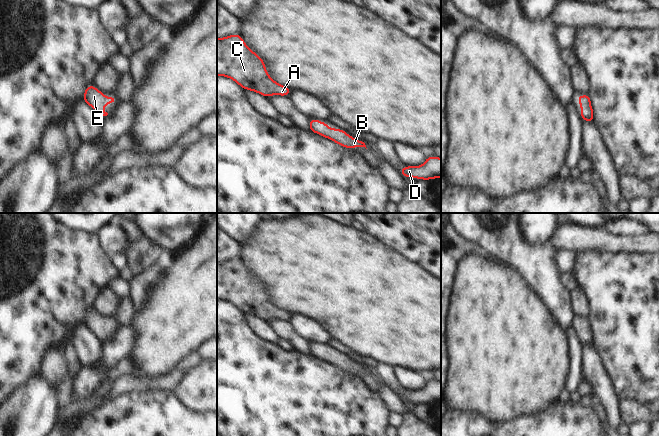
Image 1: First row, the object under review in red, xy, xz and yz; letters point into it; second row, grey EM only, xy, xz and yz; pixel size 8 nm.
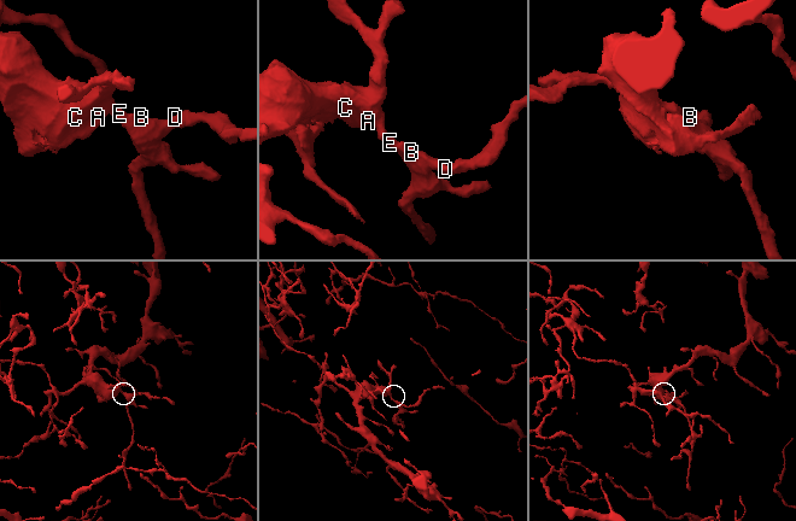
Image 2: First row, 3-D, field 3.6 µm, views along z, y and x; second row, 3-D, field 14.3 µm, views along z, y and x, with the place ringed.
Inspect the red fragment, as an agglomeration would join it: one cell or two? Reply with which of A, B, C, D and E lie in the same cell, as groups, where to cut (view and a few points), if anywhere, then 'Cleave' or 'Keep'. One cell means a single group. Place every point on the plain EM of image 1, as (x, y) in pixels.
Groups: A B C D E. No split. Keep.

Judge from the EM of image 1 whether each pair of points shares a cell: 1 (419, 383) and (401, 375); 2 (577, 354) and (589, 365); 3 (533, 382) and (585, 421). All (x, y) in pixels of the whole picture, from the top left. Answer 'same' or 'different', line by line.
1: same
2: different
3: different

